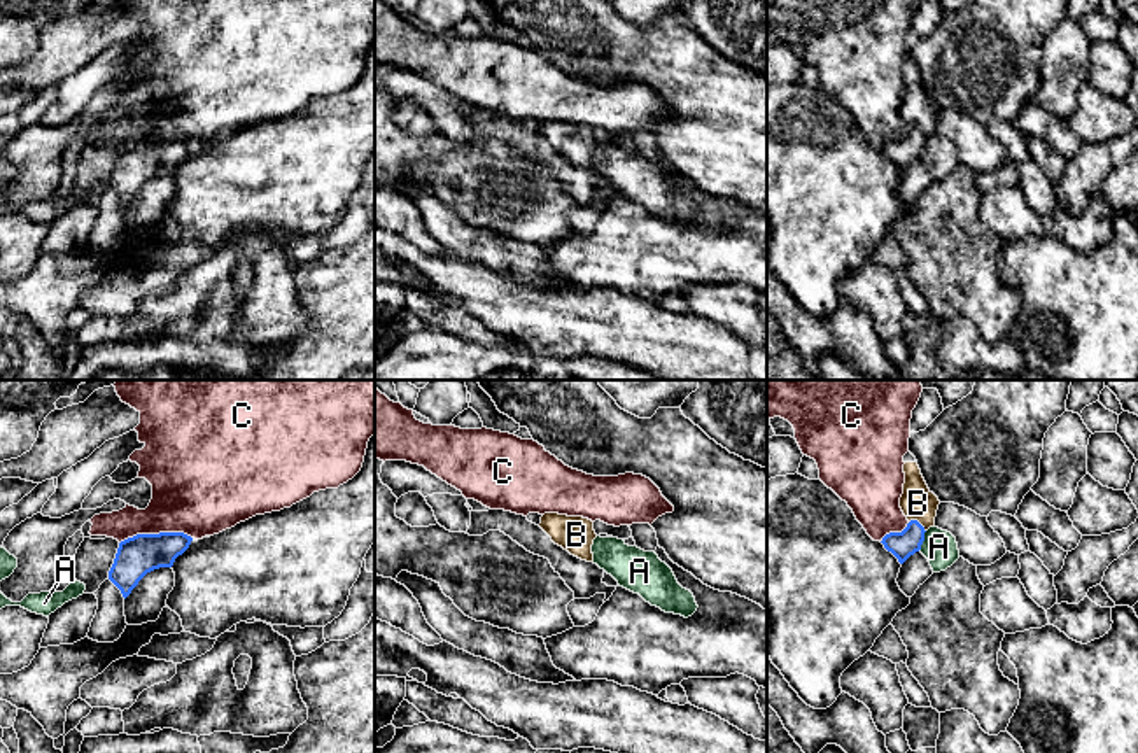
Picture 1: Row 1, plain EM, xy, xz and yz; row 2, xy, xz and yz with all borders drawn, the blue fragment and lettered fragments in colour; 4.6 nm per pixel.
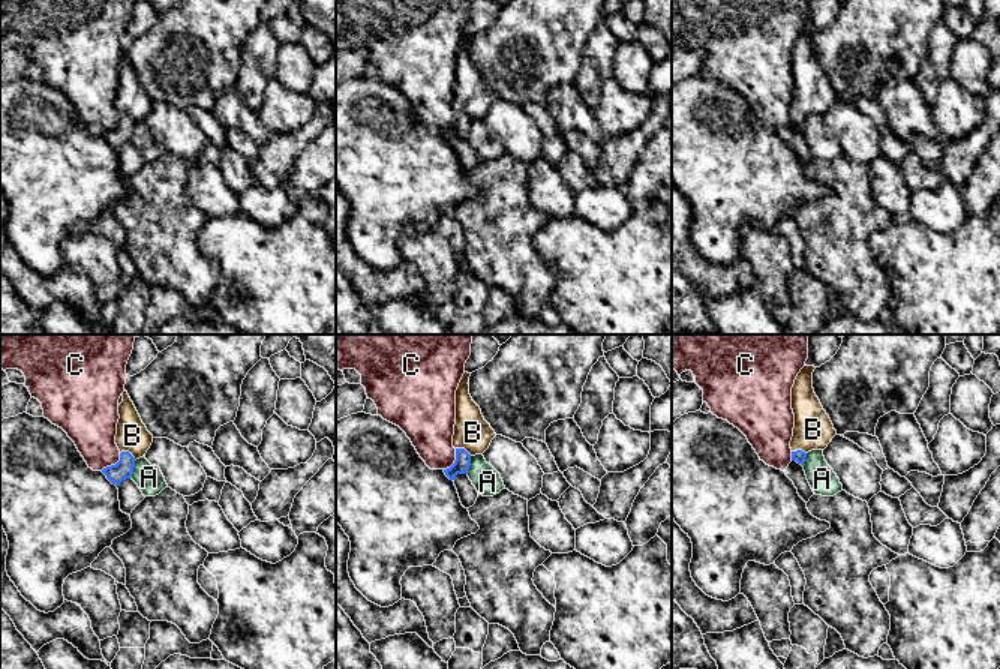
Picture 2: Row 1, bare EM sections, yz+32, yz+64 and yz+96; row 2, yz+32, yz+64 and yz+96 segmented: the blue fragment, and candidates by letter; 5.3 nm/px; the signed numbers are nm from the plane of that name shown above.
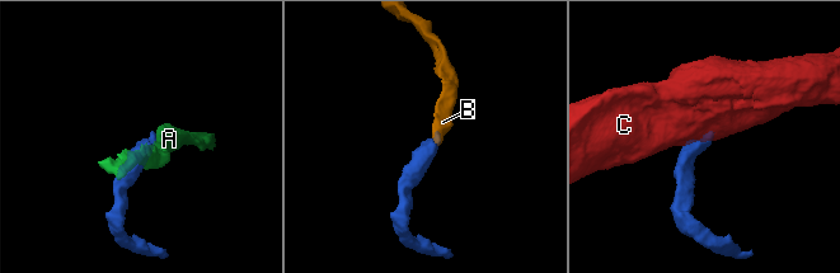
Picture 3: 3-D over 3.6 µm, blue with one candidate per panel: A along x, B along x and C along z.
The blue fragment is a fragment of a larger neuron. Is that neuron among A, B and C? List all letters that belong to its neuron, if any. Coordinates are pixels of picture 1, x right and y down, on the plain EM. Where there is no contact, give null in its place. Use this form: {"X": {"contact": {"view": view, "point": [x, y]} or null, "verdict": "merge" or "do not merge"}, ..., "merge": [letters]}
{"A": {"contact": {"view": "yz", "point": [921, 149]}, "verdict": "do not merge"}, "B": {"contact": {"view": "yz", "point": [918, 130]}, "verdict": "merge"}, "C": {"contact": {"view": "xy", "point": [154, 142]}, "verdict": "do not merge"}, "merge": ["B"]}

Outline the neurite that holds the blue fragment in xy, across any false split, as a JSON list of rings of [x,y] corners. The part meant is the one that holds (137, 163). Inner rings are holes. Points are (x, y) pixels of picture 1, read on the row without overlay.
[[[184,140],[137,142],[119,151],[109,187],[126,207],[151,179],[172,175],[193,145]]]

